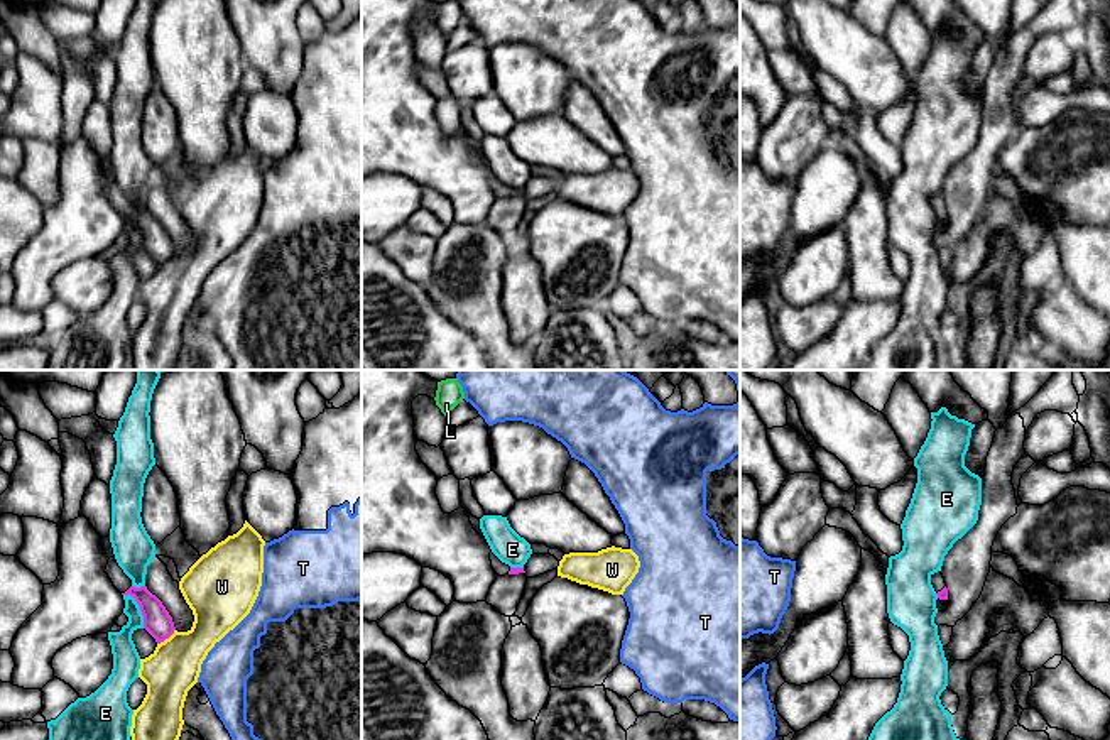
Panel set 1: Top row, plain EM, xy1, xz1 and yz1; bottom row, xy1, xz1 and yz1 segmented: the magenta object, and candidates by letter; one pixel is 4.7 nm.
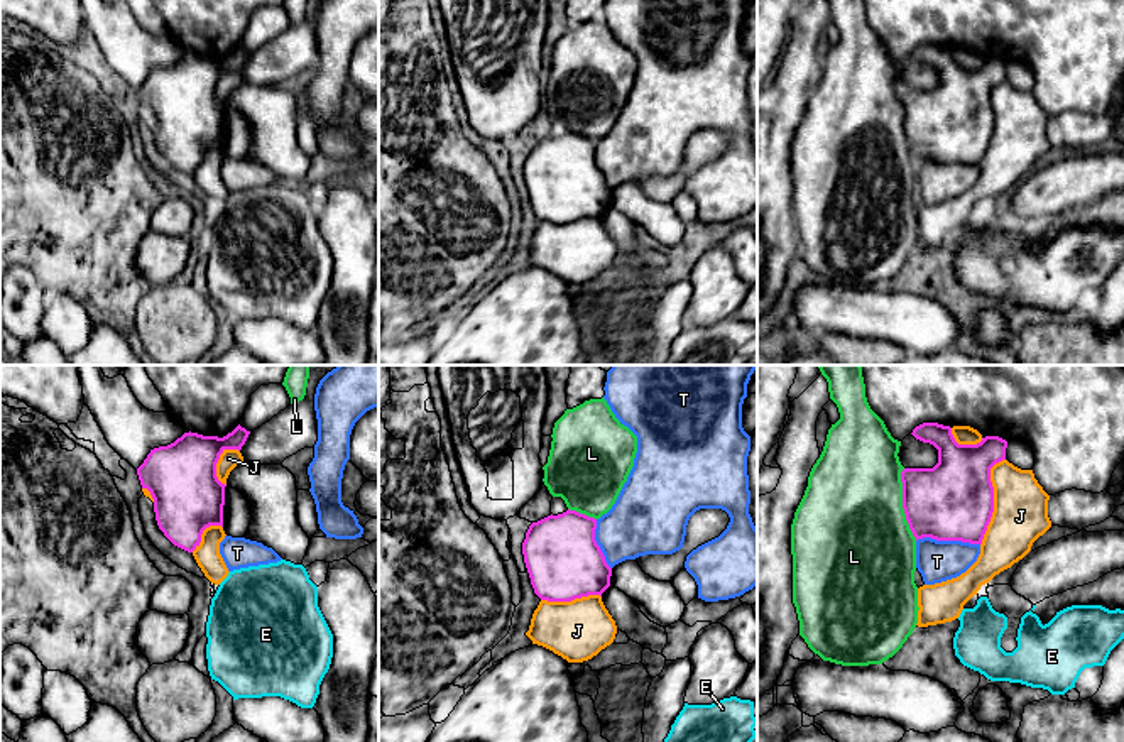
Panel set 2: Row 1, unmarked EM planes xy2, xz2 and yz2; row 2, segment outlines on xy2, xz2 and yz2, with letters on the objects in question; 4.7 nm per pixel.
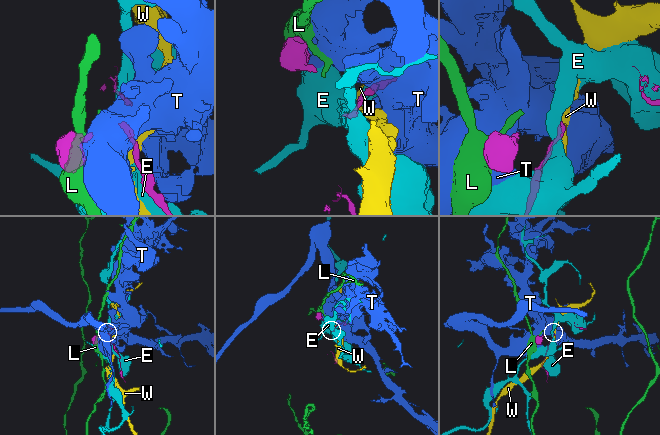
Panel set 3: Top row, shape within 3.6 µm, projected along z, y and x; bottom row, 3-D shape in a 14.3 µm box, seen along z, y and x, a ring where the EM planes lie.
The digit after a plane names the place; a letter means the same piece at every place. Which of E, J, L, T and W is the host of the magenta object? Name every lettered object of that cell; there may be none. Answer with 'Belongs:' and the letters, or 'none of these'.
Belongs: none of these

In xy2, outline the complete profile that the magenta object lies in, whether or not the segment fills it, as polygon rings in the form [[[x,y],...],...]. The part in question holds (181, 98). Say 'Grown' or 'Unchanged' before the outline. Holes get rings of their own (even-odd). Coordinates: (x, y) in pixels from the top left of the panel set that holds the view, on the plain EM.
Unchanged. [[[240,46],[223,59],[184,54],[174,64],[150,71],[137,90],[142,110],[154,120],[159,150],[177,169],[193,174],[210,147],[223,149],[225,105],[216,98],[216,85],[225,71],[242,71],[250,52]]]

